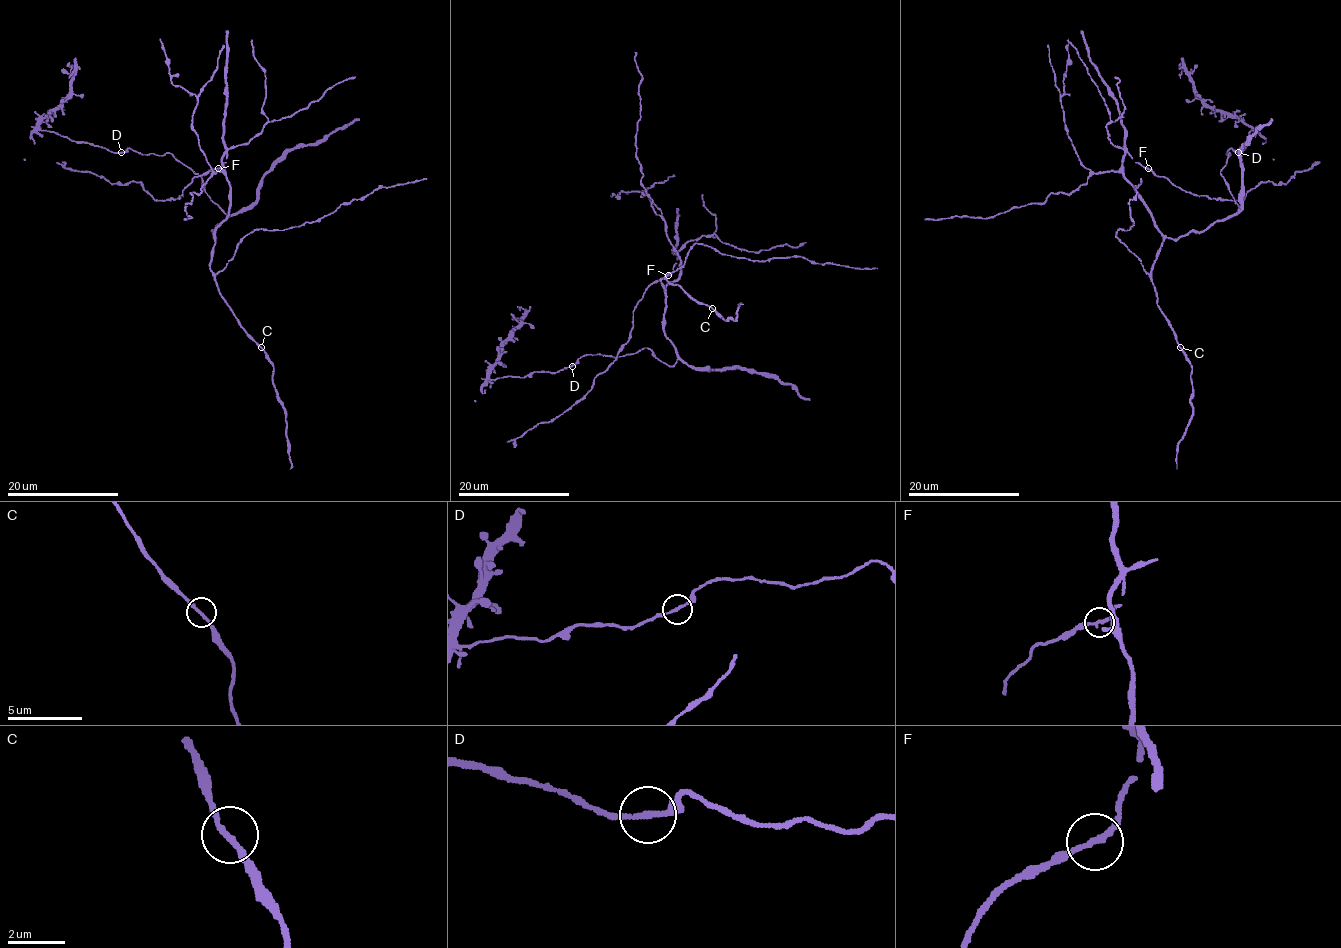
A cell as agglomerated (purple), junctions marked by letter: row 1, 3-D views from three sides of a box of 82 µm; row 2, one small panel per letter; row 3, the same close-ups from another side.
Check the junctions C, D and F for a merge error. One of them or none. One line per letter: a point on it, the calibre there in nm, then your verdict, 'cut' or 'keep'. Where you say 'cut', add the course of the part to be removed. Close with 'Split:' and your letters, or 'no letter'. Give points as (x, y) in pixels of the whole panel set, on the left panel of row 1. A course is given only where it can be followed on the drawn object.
C: (261, 347) | 200 nm | keep
D: (121, 152) | 170 nm | keep
F: (218, 168) | 190 nm | keep
Split: no letter

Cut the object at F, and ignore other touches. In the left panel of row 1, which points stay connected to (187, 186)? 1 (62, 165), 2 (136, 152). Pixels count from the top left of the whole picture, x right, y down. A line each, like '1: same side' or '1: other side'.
1: same side
2: other side

